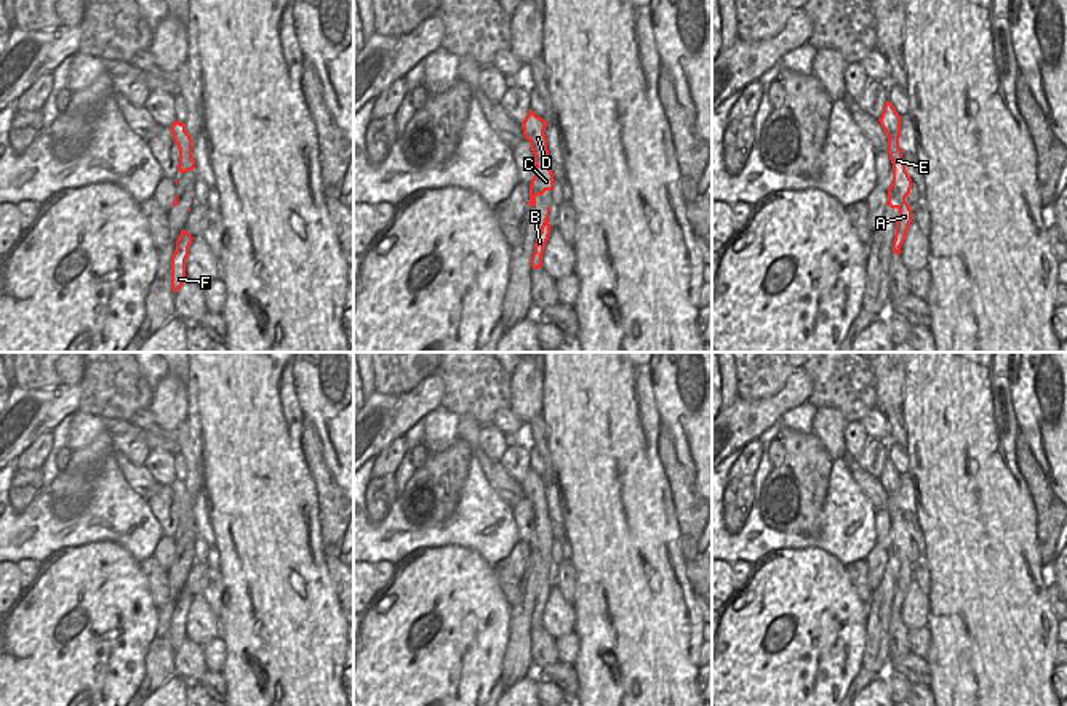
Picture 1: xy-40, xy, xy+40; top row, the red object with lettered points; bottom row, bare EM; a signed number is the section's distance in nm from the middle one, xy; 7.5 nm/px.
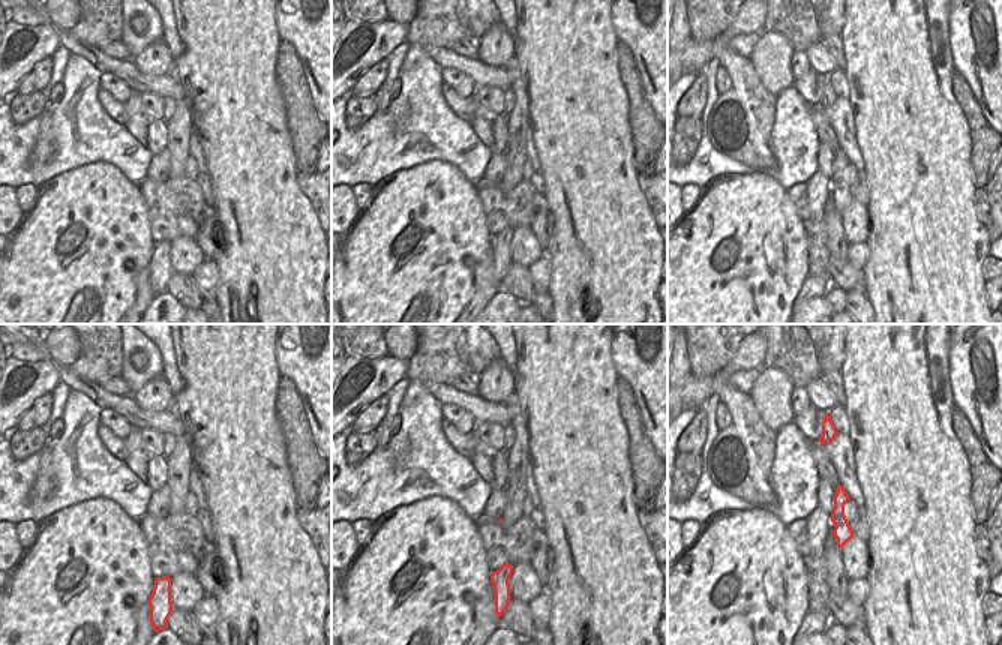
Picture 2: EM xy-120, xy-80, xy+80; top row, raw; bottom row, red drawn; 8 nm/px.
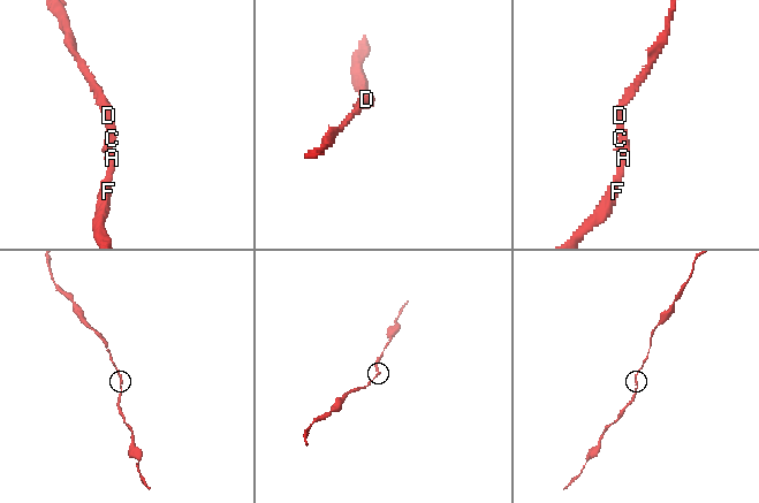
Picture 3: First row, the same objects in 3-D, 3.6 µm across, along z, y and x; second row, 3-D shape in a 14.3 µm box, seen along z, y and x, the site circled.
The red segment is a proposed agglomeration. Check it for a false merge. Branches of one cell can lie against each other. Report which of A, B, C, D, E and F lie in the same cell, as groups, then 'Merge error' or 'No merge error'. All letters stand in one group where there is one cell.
Groups: A B C D E F. No merge error.

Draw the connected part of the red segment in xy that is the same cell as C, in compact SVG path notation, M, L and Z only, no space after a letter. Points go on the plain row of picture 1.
M531 467L522 482L525 498L528 498L531 503L536 523L534 535L530 543L530 565L536 564L537 554L542 554L545 549L553 548L555 538L550 528L547 496L544 493L545 485L547 480L537 475Z

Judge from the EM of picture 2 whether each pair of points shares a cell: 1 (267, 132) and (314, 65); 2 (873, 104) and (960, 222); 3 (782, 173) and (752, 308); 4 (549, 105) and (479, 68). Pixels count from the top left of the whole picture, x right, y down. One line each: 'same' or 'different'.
1: different
2: same
3: different
4: different

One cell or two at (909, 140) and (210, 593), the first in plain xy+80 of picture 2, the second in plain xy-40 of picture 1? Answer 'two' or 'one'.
two

